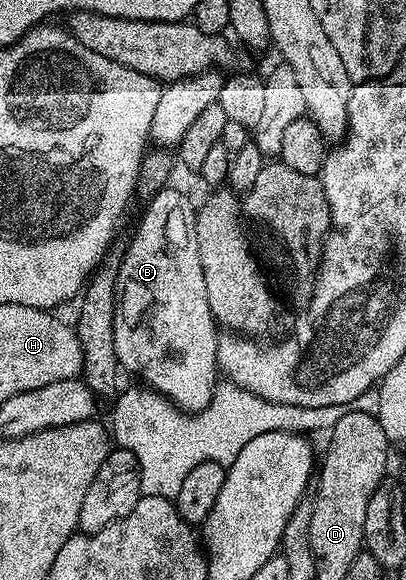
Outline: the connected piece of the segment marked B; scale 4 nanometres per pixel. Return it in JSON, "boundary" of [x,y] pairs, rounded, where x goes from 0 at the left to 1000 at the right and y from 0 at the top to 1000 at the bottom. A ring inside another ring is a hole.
{"boundary":[[[431,322],[397,326],[382,340],[367,341],[357,348],[360,362],[350,367],[350,376],[340,381],[340,397],[330,402],[330,410],[320,416],[320,424],[310,429],[310,438],[298,438],[291,460],[291,497],[286,500],[286,517],[281,522],[281,590],[286,591],[286,612],[293,631],[320,643],[333,643],[340,650],[352,650],[357,662],[379,676],[399,679],[409,690],[436,698],[441,705],[470,714],[490,712],[498,705],[510,705],[527,679],[527,671],[542,662],[542,638],[537,634],[537,584],[542,579],[539,562],[522,543],[522,529],[512,522],[512,502],[502,488],[502,460],[493,460],[493,433],[488,431],[488,414],[478,397],[478,378],[483,372],[480,348],[468,348],[443,328]]]}

